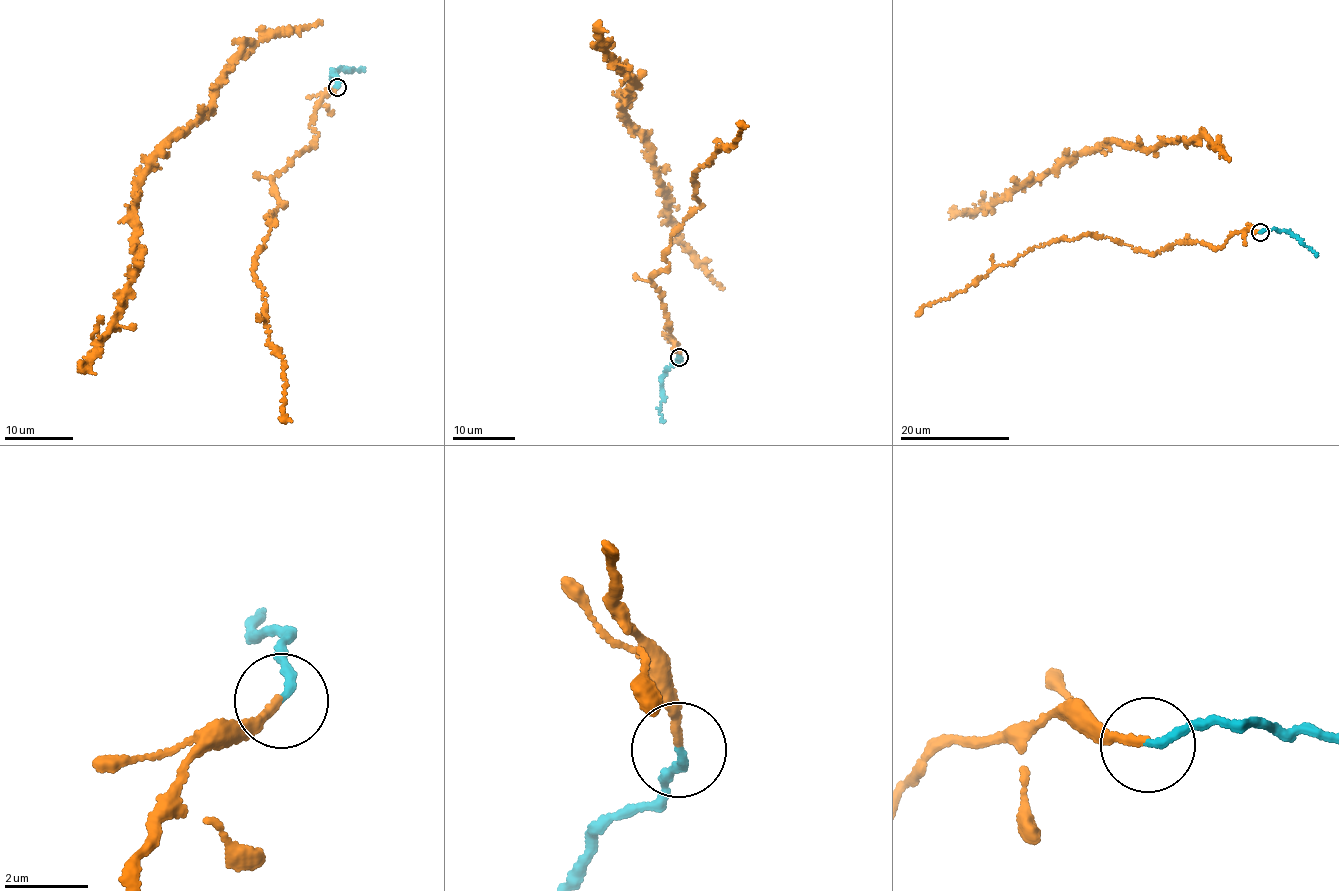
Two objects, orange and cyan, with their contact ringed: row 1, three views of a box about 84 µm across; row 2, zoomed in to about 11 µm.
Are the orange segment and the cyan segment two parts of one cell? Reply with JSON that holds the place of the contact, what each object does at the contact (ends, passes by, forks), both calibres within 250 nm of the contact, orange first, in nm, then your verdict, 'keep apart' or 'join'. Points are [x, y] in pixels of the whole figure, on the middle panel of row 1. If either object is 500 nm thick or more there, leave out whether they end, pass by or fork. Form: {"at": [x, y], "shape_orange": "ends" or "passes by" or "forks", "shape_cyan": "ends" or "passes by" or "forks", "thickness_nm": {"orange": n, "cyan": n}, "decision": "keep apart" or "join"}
{"at": [679, 357], "shape_orange": "ends", "shape_cyan": "ends", "thickness_nm": {"orange": 200, "cyan": 200}, "decision": "keep apart"}

